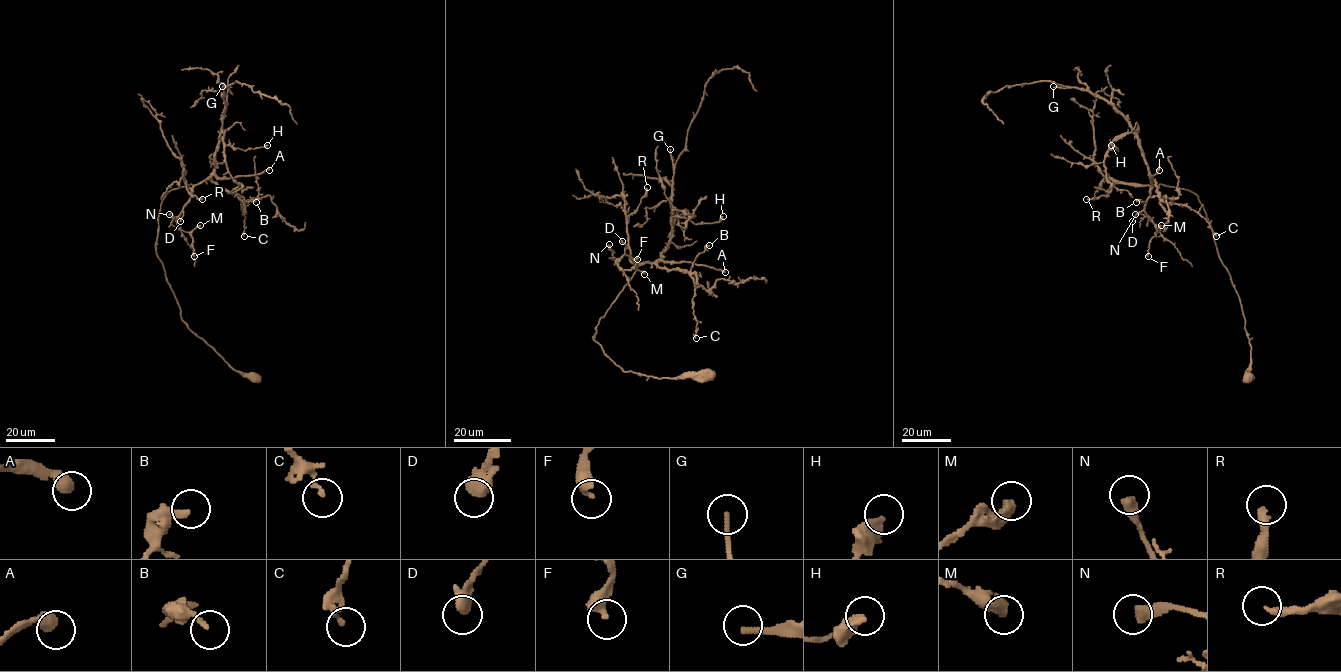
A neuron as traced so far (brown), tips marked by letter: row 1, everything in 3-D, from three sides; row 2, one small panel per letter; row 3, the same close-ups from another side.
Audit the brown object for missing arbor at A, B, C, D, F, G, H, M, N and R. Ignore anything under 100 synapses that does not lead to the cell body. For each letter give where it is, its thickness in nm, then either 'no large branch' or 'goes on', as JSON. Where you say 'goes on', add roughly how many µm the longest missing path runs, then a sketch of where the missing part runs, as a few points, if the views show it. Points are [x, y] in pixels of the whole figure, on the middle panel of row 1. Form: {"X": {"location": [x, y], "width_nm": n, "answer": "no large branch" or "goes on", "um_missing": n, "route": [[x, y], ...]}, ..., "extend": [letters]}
{"A": {"location": [725, 272], "width_nm": 500, "answer": "no large branch"}, "B": {"location": [709, 245], "width_nm": 200, "answer": "no large branch"}, "C": {"location": [696, 338], "width_nm": 150, "answer": "no large branch"}, "D": {"location": [622, 241], "width_nm": 550, "answer": "no large branch"}, "F": {"location": [637, 259], "width_nm": 420, "answer": "no large branch"}, "G": {"location": [670, 149], "width_nm": 180, "answer": "no large branch"}, "H": {"location": [723, 216], "width_nm": 400, "answer": "no large branch"}, "M": {"location": [644, 274], "width_nm": 420, "answer": "no large branch"}, "N": {"location": [609, 244], "width_nm": 440, "answer": "no large branch"}, "R": {"location": [647, 187], "width_nm": 280, "answer": "no large branch"}, "extend": []}

